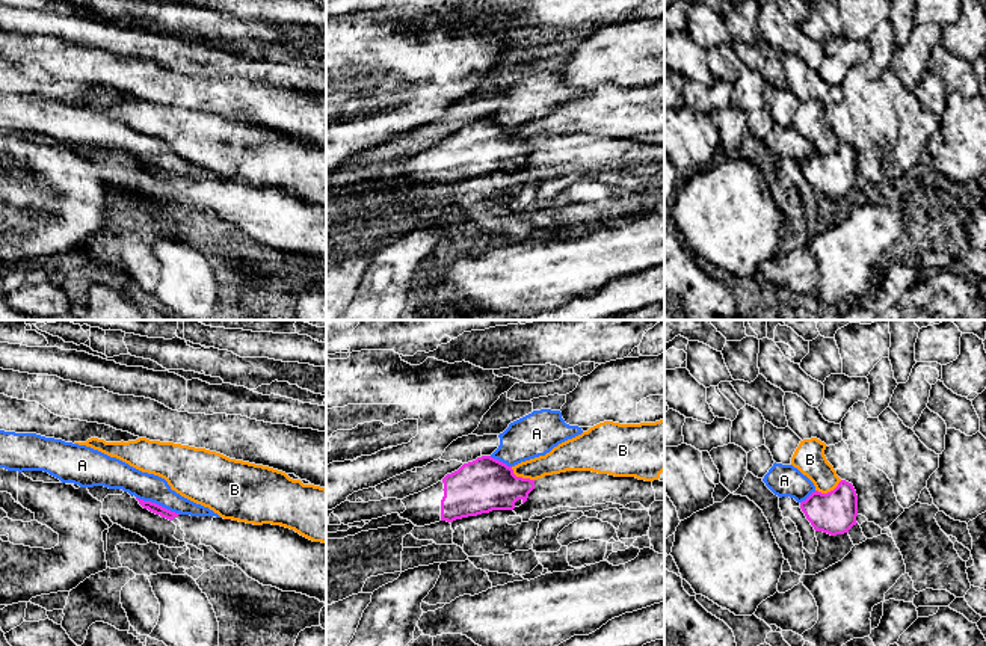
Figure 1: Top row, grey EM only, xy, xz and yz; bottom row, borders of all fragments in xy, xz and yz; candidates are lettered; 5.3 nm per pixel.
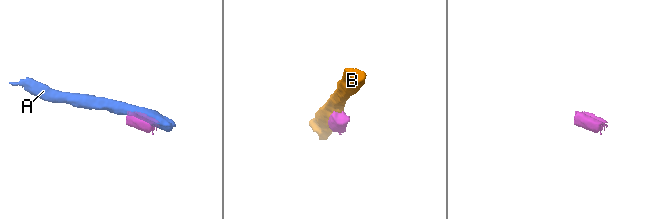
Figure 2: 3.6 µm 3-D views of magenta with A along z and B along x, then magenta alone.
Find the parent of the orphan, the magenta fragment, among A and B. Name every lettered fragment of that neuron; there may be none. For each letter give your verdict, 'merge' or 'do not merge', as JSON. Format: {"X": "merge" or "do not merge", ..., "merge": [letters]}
{"A": "do not merge", "B": "do not merge", "merge": []}

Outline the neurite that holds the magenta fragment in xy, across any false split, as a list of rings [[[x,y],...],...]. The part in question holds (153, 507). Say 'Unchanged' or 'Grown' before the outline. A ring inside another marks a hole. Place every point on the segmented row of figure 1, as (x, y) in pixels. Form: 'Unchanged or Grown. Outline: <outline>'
Unchanged. Outline: [[[139,500],[139,504],[143,507],[143,509],[148,509],[149,512],[156,513],[156,515],[160,515],[162,518],[166,518],[169,521],[172,521],[174,518],[177,518],[180,513],[175,513],[175,512],[171,512],[156,503],[151,503],[151,501],[143,501],[143,500]]]

